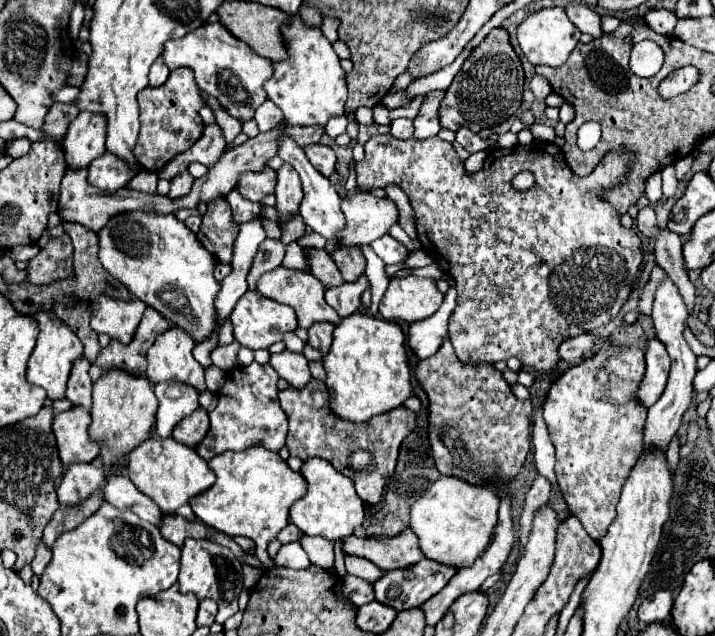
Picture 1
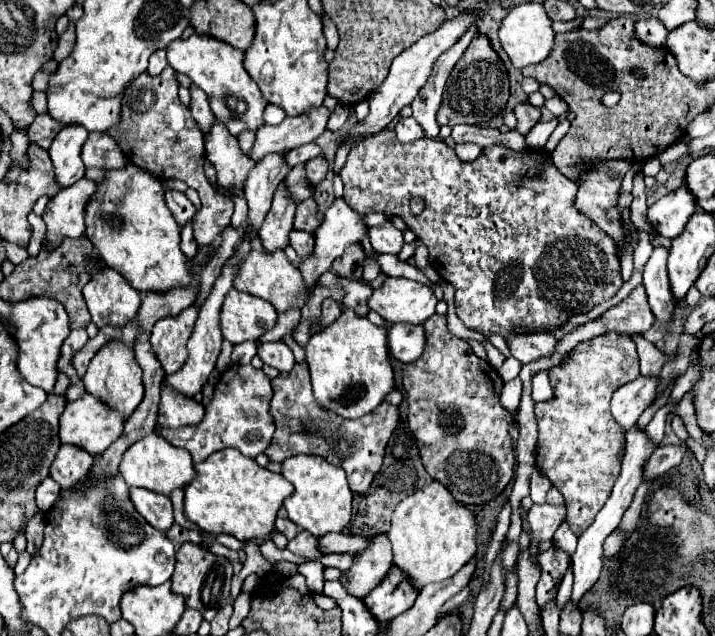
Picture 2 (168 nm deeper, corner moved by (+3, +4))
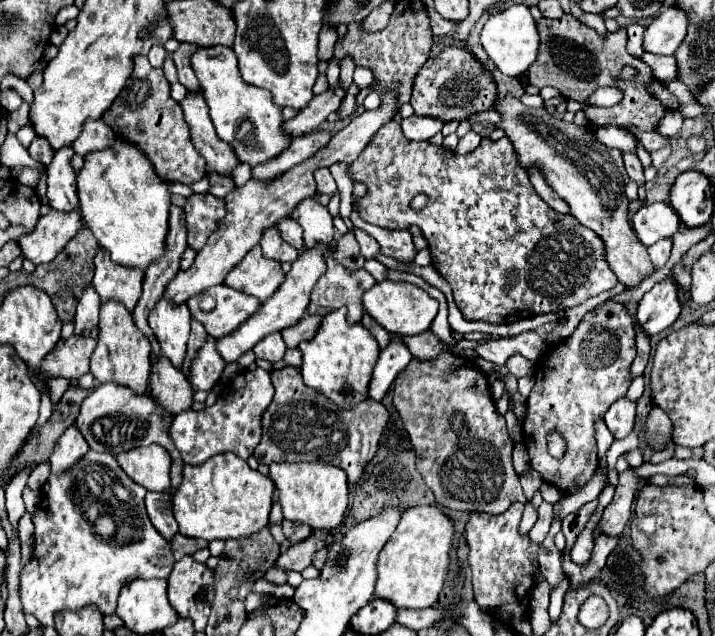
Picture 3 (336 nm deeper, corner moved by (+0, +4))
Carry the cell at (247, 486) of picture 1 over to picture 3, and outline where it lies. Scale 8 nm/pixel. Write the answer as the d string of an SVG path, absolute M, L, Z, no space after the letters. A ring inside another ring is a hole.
M218 454L206 464L184 466L184 480L172 498L172 510L184 536L204 540L244 538L268 526L268 514L274 498L274 482L252 470L246 460L234 454Z

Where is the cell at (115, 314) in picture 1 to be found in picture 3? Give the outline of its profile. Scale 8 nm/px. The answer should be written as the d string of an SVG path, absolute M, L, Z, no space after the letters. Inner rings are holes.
M102 248L96 254L94 264L96 264L96 274L92 286L98 292L100 302L106 304L108 300L116 300L124 304L128 312L132 312L142 292L144 272L138 272L136 268L122 268L118 264L114 266L110 254Z

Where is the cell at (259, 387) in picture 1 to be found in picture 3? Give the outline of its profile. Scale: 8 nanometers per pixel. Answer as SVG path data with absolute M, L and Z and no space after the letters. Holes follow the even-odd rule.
M262 368L244 370L232 382L226 384L216 402L200 412L184 412L174 416L170 426L170 438L182 454L184 464L202 464L208 458L224 452L234 452L240 458L250 458L262 438L262 412L270 406L274 386L270 374Z

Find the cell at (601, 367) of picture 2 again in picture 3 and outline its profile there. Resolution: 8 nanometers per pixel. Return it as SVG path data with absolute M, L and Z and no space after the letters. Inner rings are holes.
M606 302L586 314L562 344L552 346L536 360L536 384L528 396L528 410L522 422L524 444L530 466L562 494L580 492L598 470L596 420L606 414L614 400L628 392L632 382L630 366L636 356L634 336L634 320L628 310L622 304ZM552 432L558 432L566 442L562 458L554 458L548 452L548 436Z

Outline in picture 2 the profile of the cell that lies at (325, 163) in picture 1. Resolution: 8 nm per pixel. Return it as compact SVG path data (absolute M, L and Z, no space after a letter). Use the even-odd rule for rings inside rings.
M315 158L315 160L309 160L307 164L307 178L313 186L317 186L325 176L327 176L327 170L329 170L329 164L325 158Z

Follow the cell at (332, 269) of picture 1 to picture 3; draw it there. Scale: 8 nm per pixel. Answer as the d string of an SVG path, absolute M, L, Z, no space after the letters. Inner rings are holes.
M290 218L278 222L278 230L280 230L280 236L282 240L286 240L288 244L292 244L298 252L302 252L306 246L304 246L304 236L302 236L302 226Z

